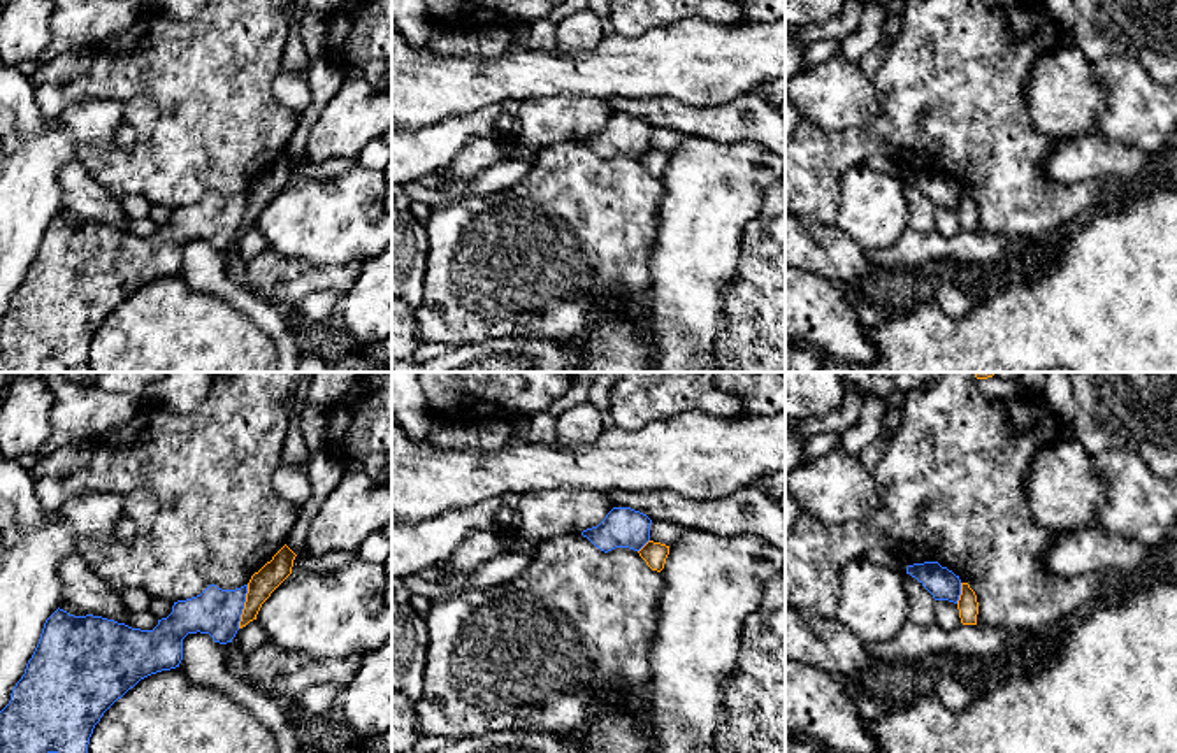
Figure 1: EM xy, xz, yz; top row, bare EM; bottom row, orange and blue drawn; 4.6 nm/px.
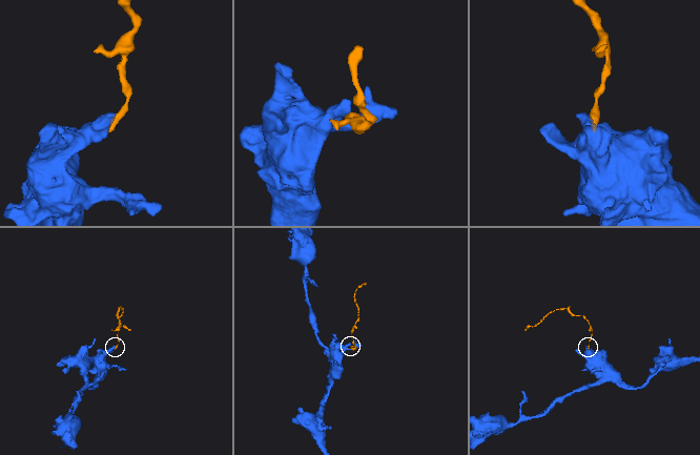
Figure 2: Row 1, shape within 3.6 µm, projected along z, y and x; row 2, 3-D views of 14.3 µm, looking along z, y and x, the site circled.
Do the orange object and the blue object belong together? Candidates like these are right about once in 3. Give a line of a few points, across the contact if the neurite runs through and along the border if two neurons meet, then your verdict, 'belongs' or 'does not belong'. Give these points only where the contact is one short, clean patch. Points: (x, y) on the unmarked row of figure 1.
line xy (248, 192), (238, 234); does not belong

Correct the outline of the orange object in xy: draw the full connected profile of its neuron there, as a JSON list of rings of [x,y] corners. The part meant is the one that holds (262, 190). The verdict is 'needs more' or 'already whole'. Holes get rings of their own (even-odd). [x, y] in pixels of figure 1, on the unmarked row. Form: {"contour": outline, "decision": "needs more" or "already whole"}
{"contour": [[[285,151],[248,190],[239,235],[256,226],[262,211],[292,181],[295,160]]], "decision": "already whole"}

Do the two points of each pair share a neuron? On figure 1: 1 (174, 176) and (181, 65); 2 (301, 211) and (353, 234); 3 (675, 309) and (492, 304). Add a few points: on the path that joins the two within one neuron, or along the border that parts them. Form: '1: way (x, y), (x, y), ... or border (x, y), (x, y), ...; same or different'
1: way (181, 148), (181, 93); same
2: way (313, 220), (341, 225); same
3: border (652, 251), (650, 288), (647, 292); different

